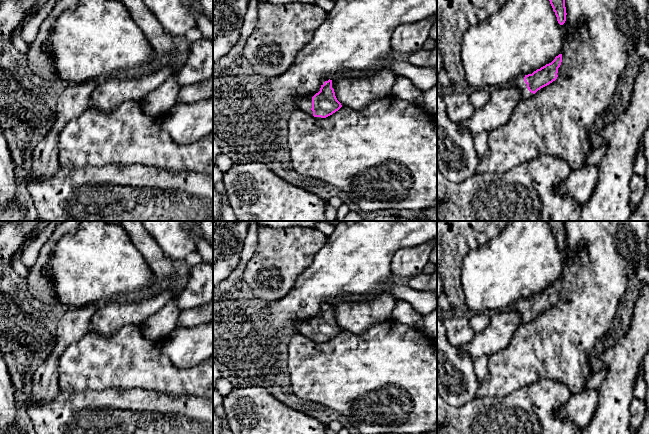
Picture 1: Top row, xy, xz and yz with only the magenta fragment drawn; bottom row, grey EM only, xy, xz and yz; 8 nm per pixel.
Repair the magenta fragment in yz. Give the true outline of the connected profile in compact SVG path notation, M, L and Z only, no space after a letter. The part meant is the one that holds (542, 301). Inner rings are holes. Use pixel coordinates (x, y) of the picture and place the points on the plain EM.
M559 278L551 287L537 293L532 298L517 301L512 308L520 314L522 324L531 321L541 312L555 305L561 286L562 278Z

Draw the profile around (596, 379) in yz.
M605 369L596 373L592 373L587 382L587 388L599 390L600 386L605 381L606 376L607 376L607 371Z

